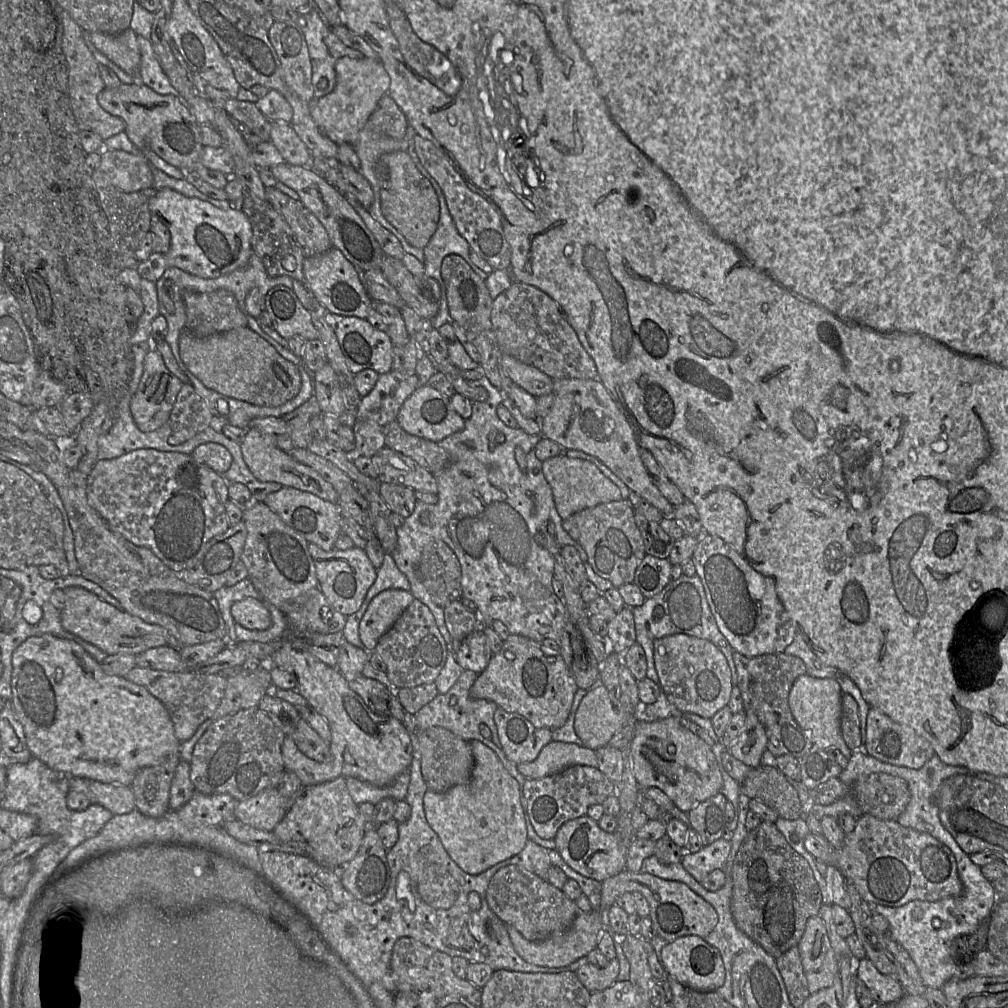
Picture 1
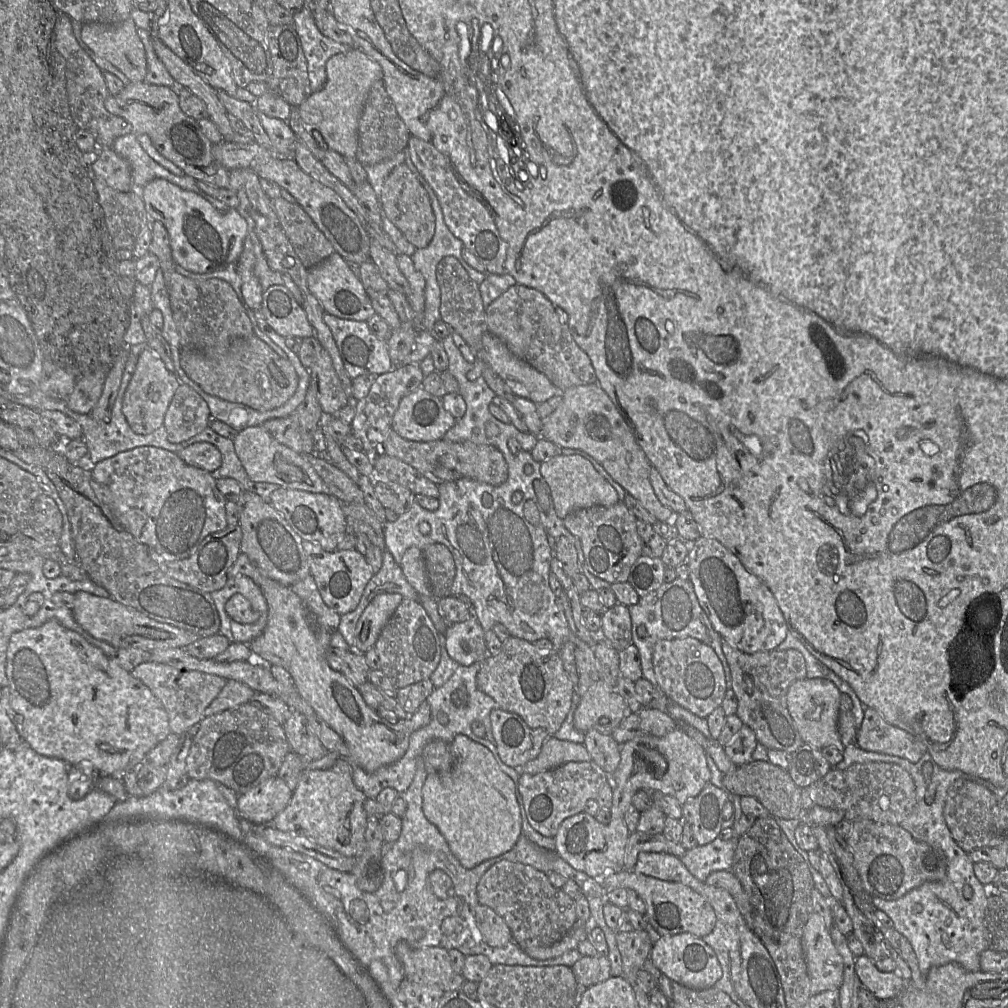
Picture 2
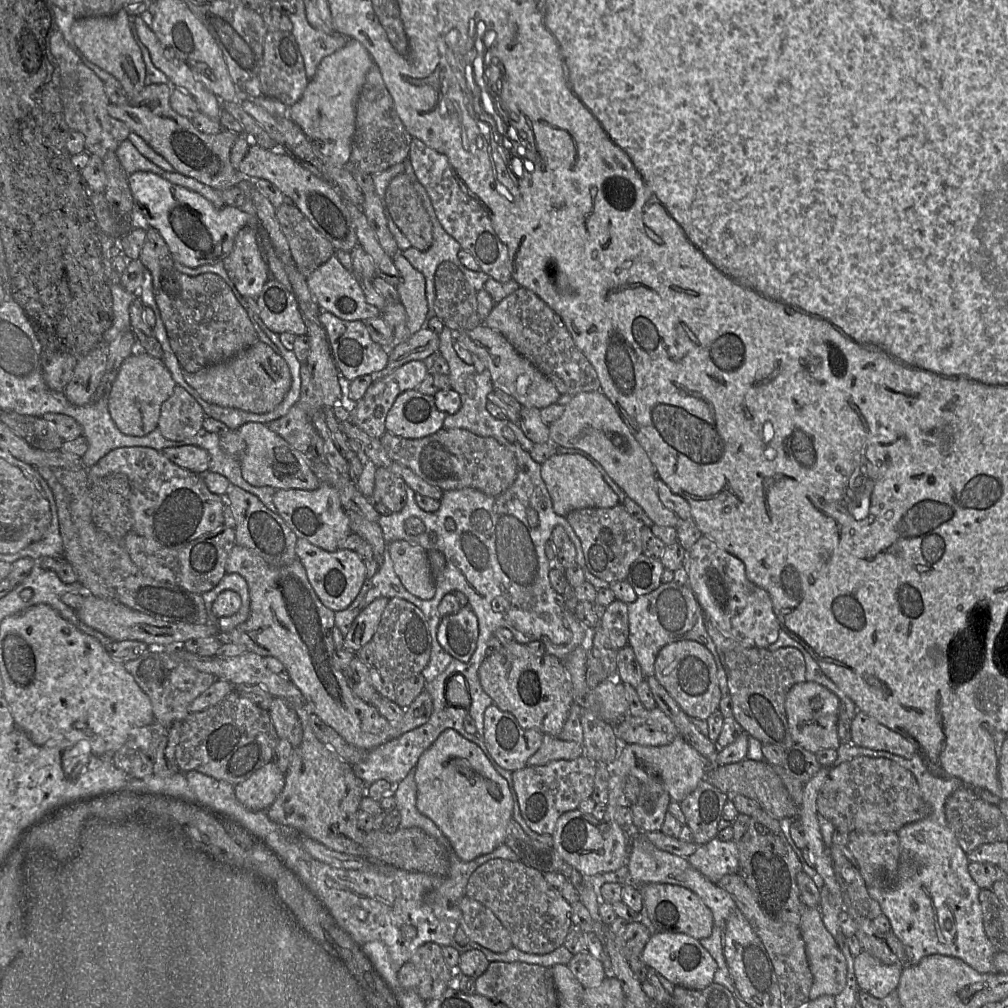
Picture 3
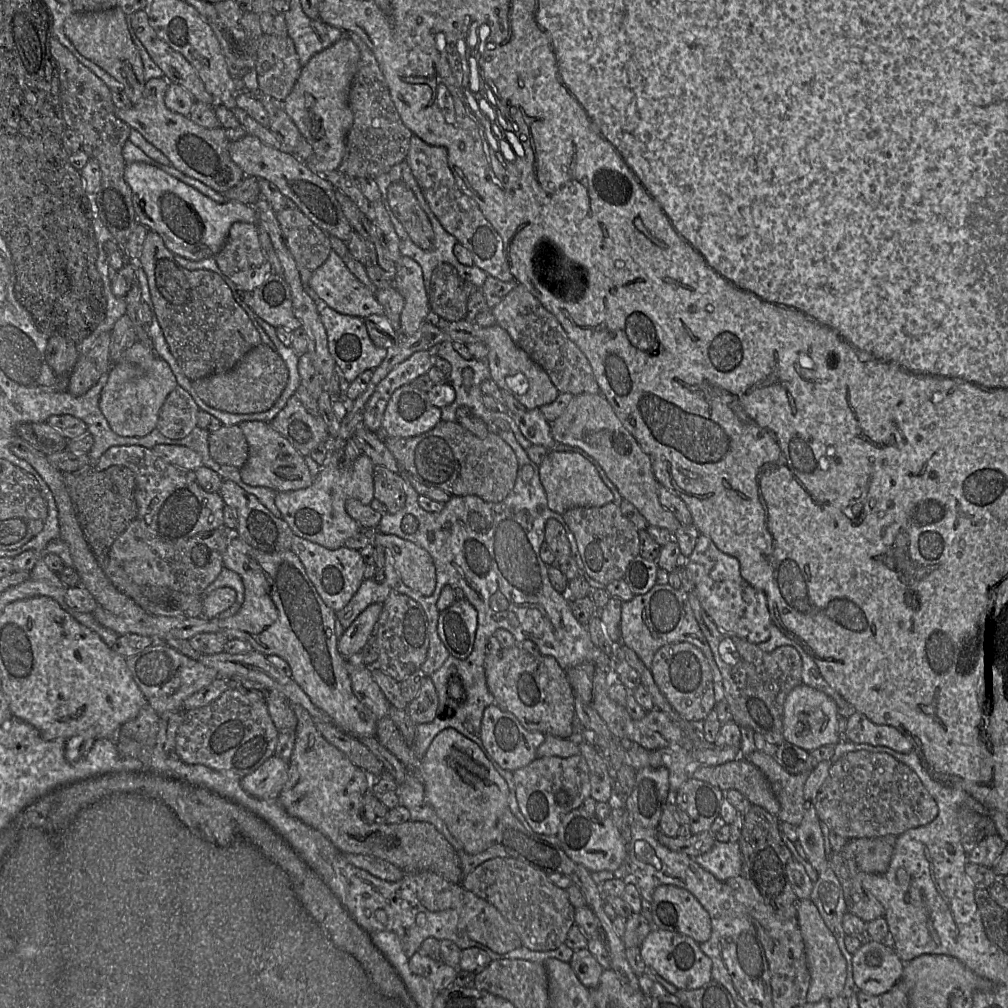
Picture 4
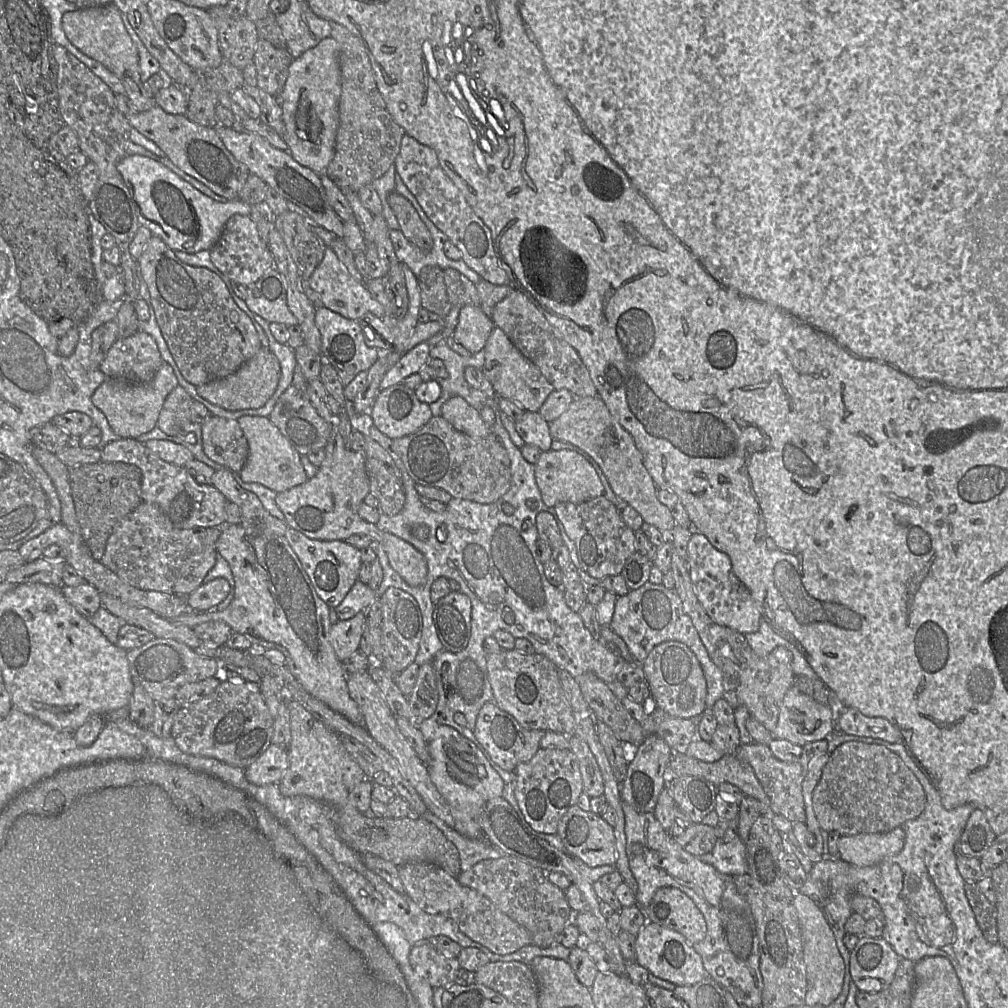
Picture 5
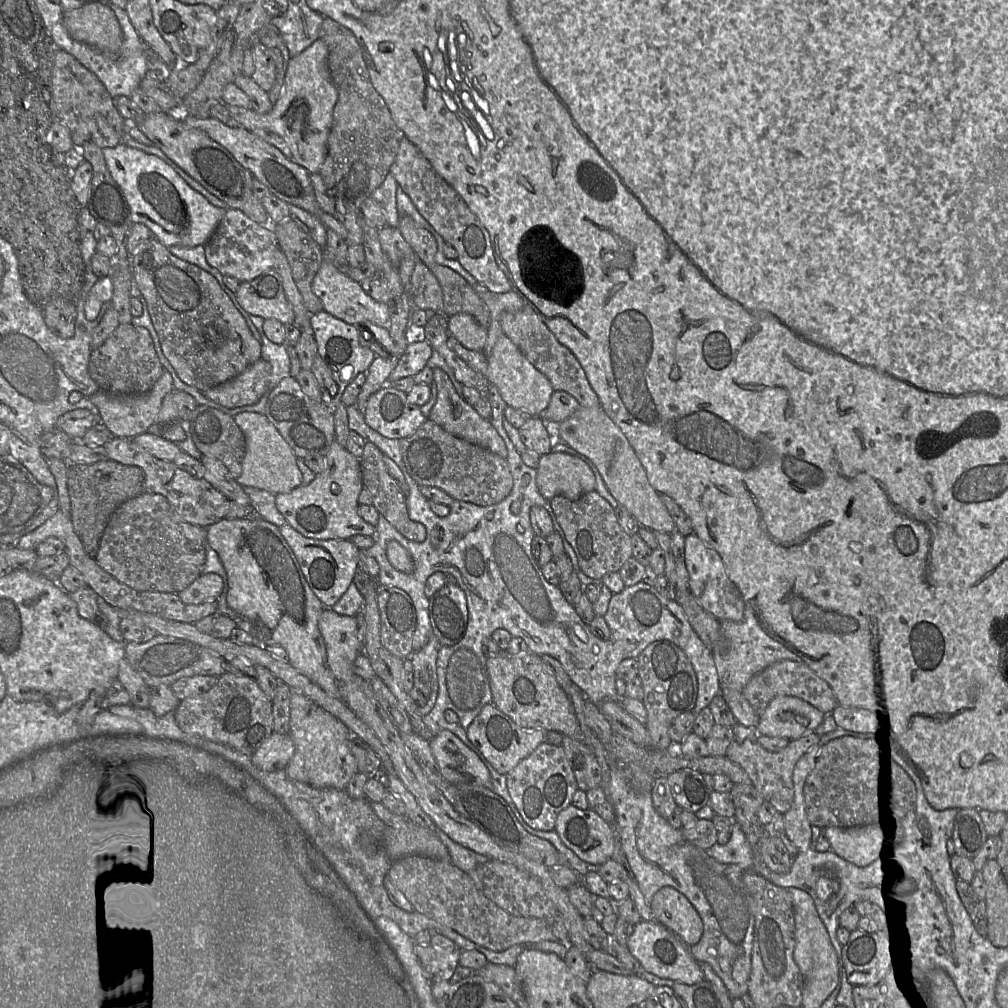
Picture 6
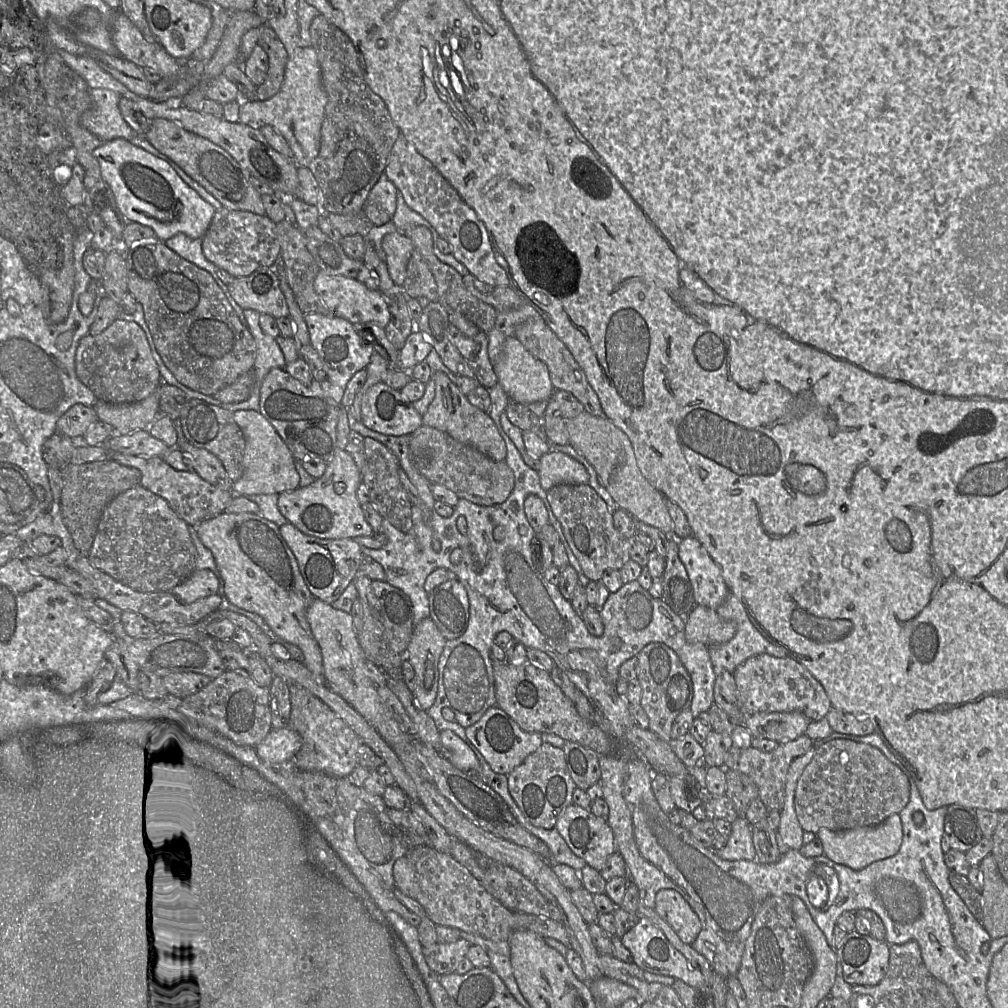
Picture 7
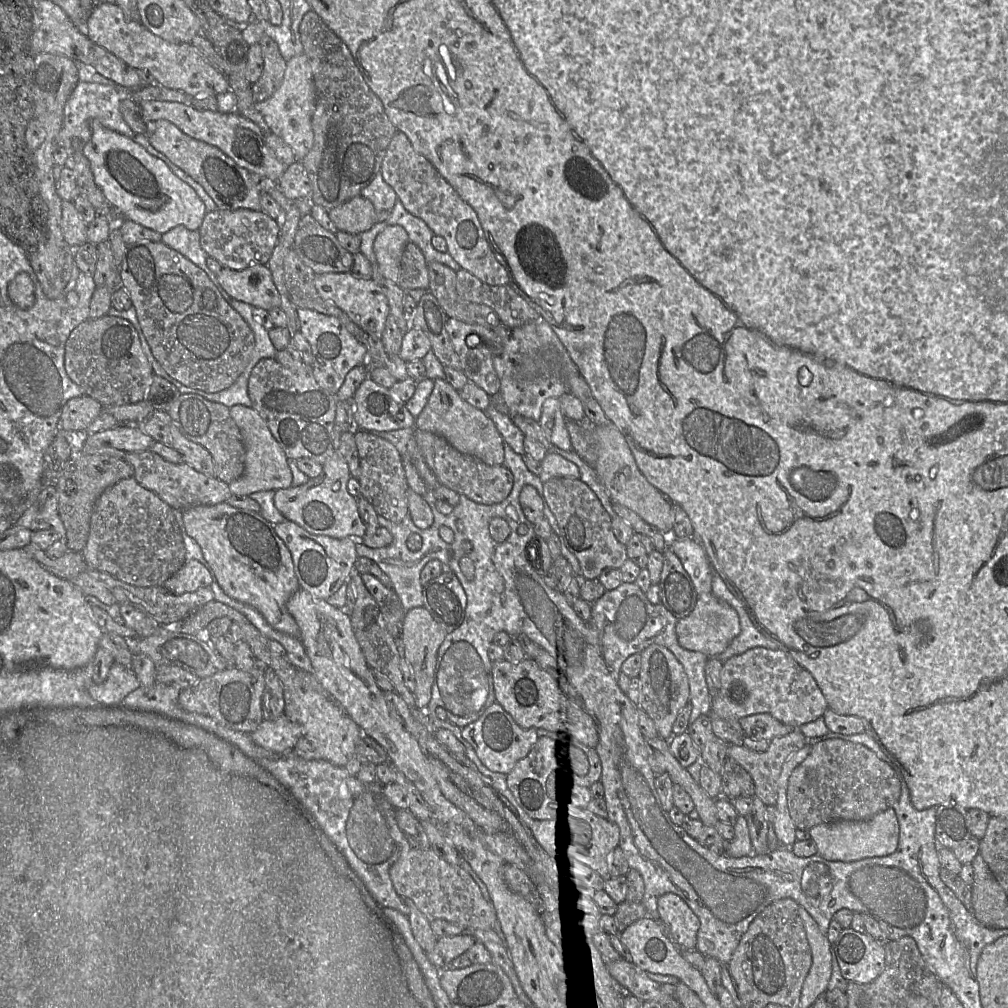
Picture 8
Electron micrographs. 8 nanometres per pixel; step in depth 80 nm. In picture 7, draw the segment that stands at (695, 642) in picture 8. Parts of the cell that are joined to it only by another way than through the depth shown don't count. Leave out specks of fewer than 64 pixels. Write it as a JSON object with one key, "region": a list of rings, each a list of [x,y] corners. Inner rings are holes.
{"region":[[[696,605],[685,619],[685,638],[706,646],[729,641],[736,632],[735,623],[721,618],[716,609]]]}

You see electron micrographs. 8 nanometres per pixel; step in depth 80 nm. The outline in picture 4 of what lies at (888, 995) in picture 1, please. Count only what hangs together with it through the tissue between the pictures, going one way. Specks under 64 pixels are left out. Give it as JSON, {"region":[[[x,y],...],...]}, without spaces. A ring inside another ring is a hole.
{"region":[[[874,940],[863,941],[860,948],[852,954],[852,964],[853,978],[857,988],[871,995],[883,994],[902,980],[905,966],[891,945]]]}

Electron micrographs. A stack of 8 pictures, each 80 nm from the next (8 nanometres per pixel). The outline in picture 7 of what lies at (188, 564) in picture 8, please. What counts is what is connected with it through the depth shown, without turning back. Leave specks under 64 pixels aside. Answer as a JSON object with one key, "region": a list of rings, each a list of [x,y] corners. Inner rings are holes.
{"region":[[[195,569],[182,583],[171,590],[179,601],[190,604],[201,598],[217,594],[218,577],[209,569]]]}

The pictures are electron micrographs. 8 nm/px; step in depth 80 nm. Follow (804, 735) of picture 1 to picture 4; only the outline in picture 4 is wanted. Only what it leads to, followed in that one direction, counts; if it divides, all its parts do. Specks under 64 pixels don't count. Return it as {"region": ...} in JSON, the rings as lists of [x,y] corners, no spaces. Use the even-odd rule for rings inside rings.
{"region":[[[684,557],[677,567],[681,577],[680,589],[687,595],[695,619],[722,675],[725,699],[731,709],[732,720],[739,727],[749,727],[779,746],[786,741],[783,737],[785,698],[795,686],[802,683],[801,656],[794,647],[789,645],[779,646],[771,652],[764,652],[757,644],[720,630],[700,604],[694,583],[685,566],[686,559]]]}

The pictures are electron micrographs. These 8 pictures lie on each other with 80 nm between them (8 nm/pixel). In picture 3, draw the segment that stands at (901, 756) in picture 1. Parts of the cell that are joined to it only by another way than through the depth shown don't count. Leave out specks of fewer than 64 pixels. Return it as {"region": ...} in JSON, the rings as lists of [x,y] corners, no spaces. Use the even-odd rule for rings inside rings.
{"region":[[[857,711],[851,722],[852,742],[860,747],[885,750],[907,759],[918,754],[916,746],[902,734],[879,723],[863,711]]]}

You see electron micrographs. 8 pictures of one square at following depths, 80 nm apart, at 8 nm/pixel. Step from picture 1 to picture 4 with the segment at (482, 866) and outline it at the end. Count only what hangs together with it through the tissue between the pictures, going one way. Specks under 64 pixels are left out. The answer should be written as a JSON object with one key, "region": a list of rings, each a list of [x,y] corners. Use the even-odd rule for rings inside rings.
{"region":[[[446,728],[438,733],[425,755],[418,763],[418,775],[424,785],[427,803],[446,824],[451,834],[469,854],[478,854],[497,840],[497,822],[502,812],[509,808],[509,788],[506,780],[497,772],[481,748],[456,729]]]}

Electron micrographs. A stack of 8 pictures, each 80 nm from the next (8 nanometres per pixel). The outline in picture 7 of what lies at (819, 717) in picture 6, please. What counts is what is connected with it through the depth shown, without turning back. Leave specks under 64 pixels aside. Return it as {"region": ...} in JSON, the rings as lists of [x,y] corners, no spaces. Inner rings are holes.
{"region":[[[762,712],[746,717],[743,725],[753,738],[780,742],[805,735],[811,720],[801,712]]]}

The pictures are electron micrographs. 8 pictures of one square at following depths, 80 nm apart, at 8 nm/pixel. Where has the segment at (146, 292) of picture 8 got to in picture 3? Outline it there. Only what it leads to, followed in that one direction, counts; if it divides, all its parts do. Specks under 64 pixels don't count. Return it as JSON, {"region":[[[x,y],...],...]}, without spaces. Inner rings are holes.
{"region":[[[147,228],[139,260],[152,275],[155,302],[183,371],[195,373],[227,361],[259,340],[245,308],[227,283],[211,272],[197,276],[180,272],[168,245],[155,228]]]}

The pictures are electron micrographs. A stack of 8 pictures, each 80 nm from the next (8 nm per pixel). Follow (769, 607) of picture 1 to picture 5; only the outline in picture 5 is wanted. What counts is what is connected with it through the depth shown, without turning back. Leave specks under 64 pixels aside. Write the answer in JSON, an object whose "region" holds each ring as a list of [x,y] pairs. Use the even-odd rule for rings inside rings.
{"region":[[[693,530],[688,542],[688,571],[695,594],[709,617],[741,634],[754,633],[762,619],[761,605],[736,577],[729,556],[716,549],[706,536]]]}

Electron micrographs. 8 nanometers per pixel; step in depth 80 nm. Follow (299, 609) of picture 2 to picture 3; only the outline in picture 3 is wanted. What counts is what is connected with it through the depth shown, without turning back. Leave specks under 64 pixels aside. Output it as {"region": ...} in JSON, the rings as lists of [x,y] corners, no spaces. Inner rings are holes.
{"region":[[[235,544],[227,559],[226,573],[237,573],[246,580],[250,597],[250,614],[245,622],[229,633],[221,632],[223,642],[245,645],[248,651],[262,657],[277,658],[285,666],[285,675],[305,697],[310,711],[335,729],[348,743],[360,749],[371,751],[428,722],[433,713],[433,701],[427,689],[424,689],[406,708],[403,718],[397,722],[390,722],[376,707],[353,693],[344,672],[335,664],[336,647],[333,640],[333,629],[336,612],[321,602],[308,580],[304,565],[299,559],[290,565],[276,567],[267,563],[253,551]]]}

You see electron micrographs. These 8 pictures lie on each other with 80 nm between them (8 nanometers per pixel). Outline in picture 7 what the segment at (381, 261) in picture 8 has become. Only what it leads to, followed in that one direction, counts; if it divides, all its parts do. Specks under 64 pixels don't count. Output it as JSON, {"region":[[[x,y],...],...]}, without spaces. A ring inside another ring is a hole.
{"region":[[[397,231],[386,234],[381,244],[390,277],[397,286],[402,286],[406,278],[407,264],[415,247],[406,235]]]}

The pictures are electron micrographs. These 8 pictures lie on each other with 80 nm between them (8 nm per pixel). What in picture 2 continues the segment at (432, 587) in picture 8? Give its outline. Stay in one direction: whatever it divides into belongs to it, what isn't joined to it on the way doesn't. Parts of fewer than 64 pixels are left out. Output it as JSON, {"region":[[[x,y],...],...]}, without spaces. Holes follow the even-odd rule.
{"region":[[[474,615],[466,621],[448,625],[444,635],[448,654],[461,666],[484,661],[488,656],[484,630]]]}

